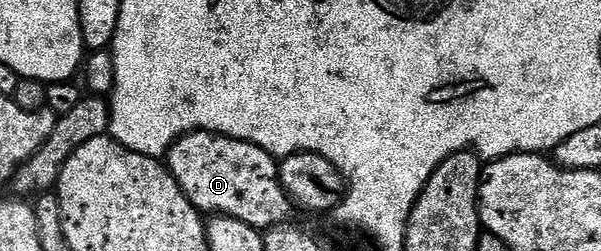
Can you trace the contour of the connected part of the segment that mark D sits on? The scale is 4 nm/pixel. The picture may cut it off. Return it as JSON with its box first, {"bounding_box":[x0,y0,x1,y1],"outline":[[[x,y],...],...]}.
{"bounding_box":[165,131,293,231],"outline":[[[196,131],[180,137],[165,154],[167,170],[177,179],[181,191],[200,214],[218,215],[241,219],[241,223],[249,223],[249,227],[260,231],[272,229],[274,225],[284,224],[293,212],[293,206],[287,193],[279,183],[279,167],[276,158],[248,141],[238,141],[232,137],[222,137],[220,133]]]}

